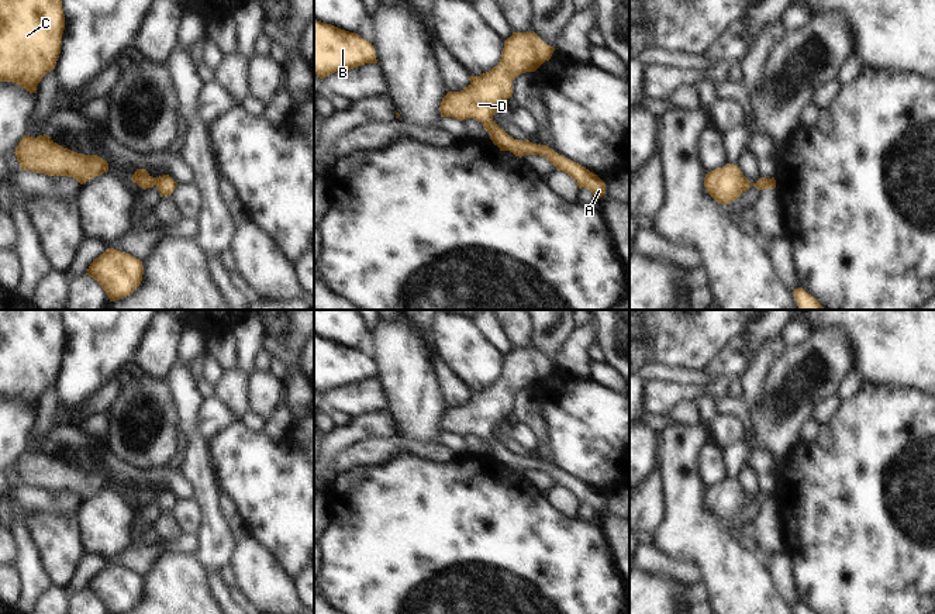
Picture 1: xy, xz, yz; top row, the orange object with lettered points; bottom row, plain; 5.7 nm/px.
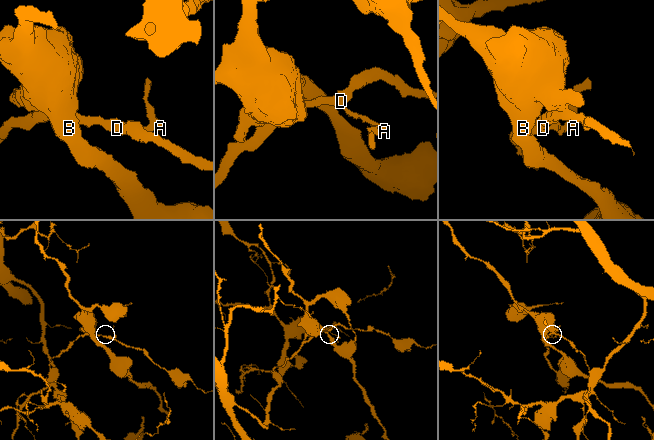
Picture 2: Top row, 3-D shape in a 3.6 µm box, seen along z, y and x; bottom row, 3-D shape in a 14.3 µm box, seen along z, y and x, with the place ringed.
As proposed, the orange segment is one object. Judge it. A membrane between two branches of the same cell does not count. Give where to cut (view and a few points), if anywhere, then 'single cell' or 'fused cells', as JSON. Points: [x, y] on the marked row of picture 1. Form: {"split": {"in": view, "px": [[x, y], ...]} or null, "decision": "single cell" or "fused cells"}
{"split": null, "decision": "single cell"}

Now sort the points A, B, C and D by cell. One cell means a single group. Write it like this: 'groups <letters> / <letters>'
groups A B C D

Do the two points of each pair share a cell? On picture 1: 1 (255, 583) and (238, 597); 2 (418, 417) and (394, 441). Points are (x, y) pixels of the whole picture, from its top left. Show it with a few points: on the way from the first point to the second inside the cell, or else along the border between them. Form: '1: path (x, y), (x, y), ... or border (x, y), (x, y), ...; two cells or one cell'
1: border (235, 586), (247, 599); two cells
2: border (399, 433), (414, 440), (433, 442); two cells

